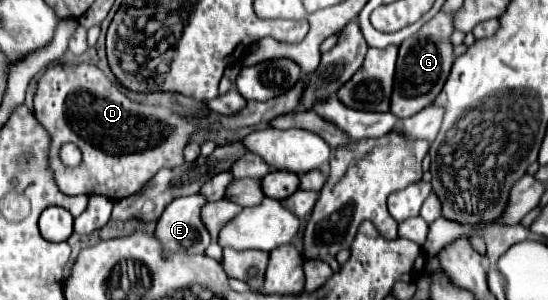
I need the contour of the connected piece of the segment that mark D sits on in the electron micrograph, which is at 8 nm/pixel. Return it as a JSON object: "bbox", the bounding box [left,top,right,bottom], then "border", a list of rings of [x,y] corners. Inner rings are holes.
{"bbox":[34,65,304,201],"border":[[[56,65],[48,67],[38,81],[34,95],[34,115],[52,135],[50,167],[56,175],[58,187],[66,195],[96,193],[118,201],[140,191],[148,183],[148,179],[158,173],[158,169],[172,169],[182,165],[184,147],[196,127],[234,129],[270,123],[280,115],[296,111],[302,93],[304,79],[300,79],[290,91],[270,101],[248,101],[246,109],[236,115],[222,117],[218,113],[210,113],[202,115],[198,121],[188,121],[184,115],[166,107],[140,105],[136,101],[130,101],[124,95],[120,83],[106,77],[96,65]],[[64,143],[76,143],[80,147],[82,163],[78,167],[64,167],[64,163],[60,161],[60,147]]]}

